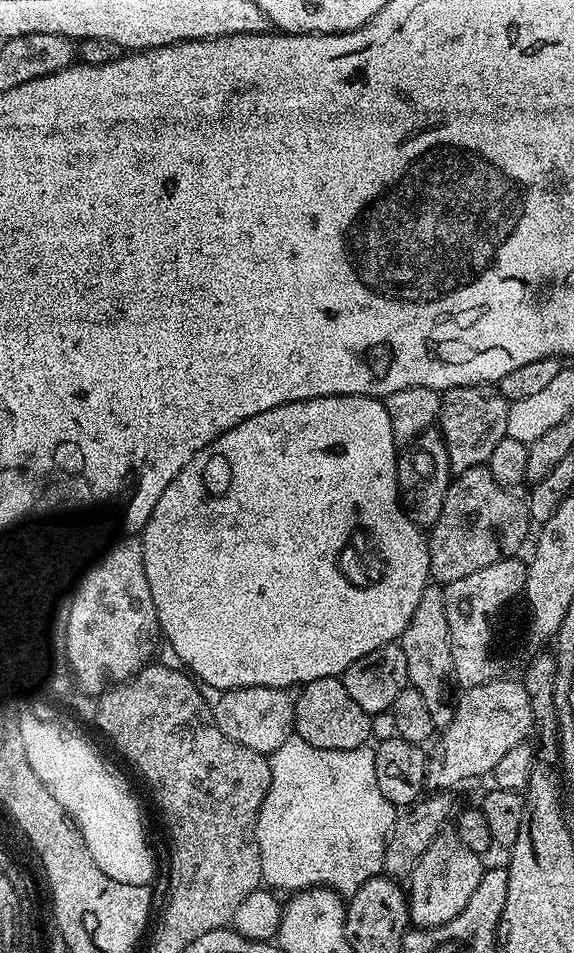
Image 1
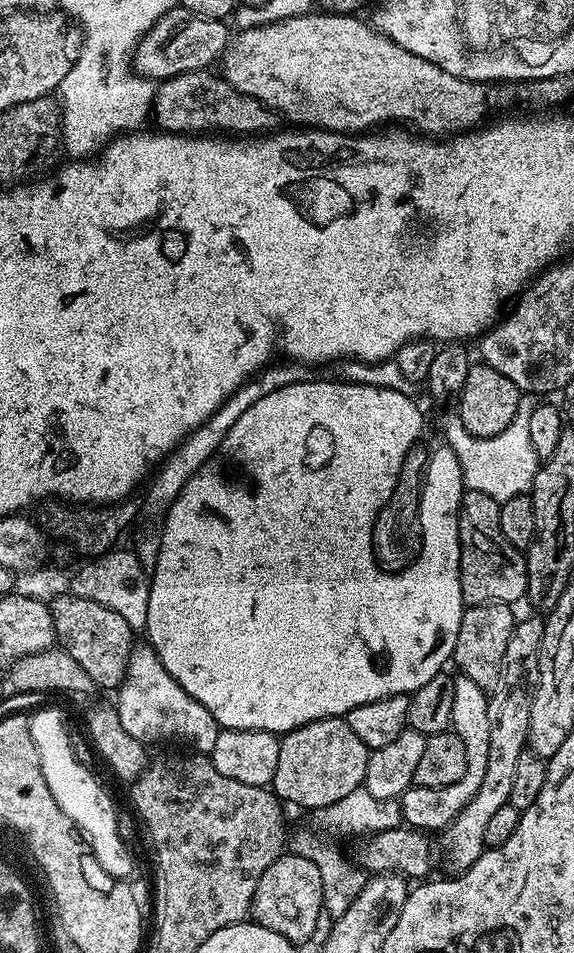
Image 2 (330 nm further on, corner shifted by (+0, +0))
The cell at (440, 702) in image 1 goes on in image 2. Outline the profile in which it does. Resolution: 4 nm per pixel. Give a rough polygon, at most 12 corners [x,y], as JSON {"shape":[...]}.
{"shape":[[454,679],[451,731],[466,774],[445,788],[407,788],[409,828],[443,830],[478,794],[490,762],[489,693]]}

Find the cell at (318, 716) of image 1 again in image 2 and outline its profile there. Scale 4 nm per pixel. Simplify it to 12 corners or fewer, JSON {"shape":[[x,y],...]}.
{"shape":[[347,719],[279,737],[270,787],[319,810],[363,785],[370,750]]}

